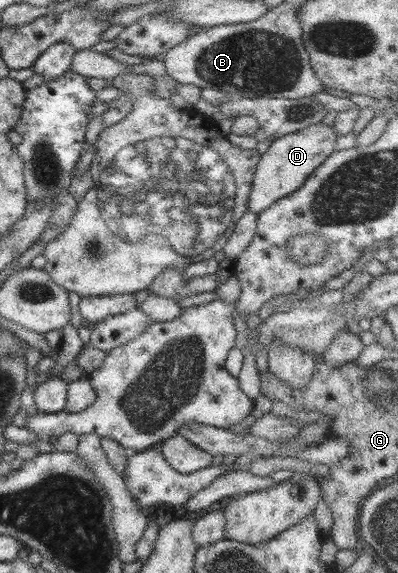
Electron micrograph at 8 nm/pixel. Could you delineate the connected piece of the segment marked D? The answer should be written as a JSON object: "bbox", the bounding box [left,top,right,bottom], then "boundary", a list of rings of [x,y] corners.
{"bbox":[247,122,339,215],"boundary":[[[320,122],[300,128],[299,131],[274,140],[257,163],[247,209],[258,215],[261,211],[264,211],[264,208],[272,206],[277,199],[300,189],[308,176],[321,163],[324,163],[329,155],[335,152],[339,136],[336,135],[334,130],[334,126]]]}

